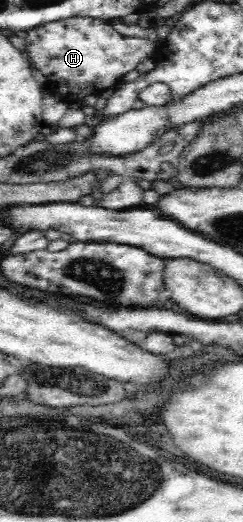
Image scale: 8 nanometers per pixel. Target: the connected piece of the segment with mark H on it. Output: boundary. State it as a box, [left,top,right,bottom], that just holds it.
[25,18,159,104]

